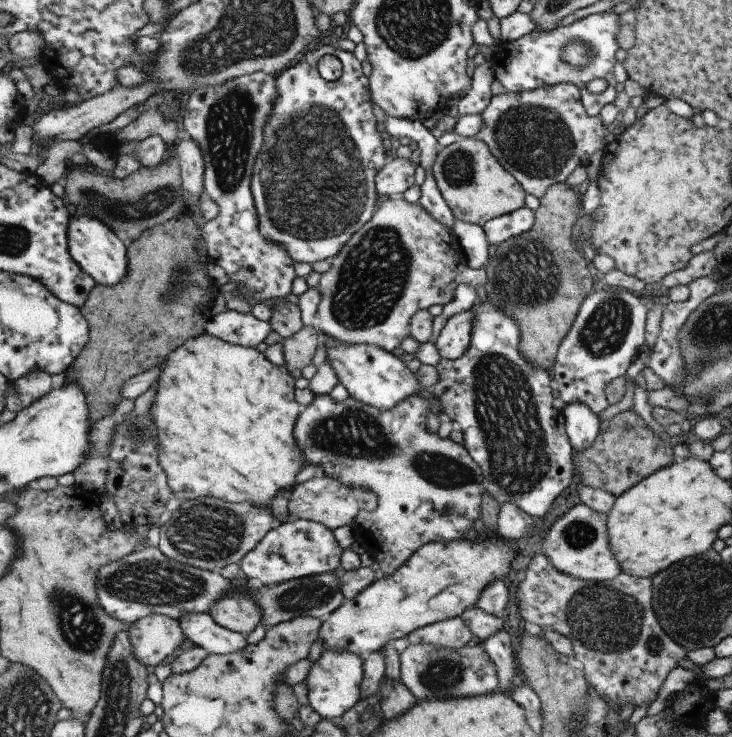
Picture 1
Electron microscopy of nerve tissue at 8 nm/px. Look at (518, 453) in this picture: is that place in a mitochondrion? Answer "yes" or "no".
yes

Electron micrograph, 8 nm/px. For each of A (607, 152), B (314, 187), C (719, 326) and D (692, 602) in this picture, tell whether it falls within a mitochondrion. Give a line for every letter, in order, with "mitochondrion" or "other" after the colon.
A: other
B: mitochondrion
C: mitochondrion
D: mitochondrion

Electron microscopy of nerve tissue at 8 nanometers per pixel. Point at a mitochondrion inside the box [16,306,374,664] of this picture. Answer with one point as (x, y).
(147, 582)

